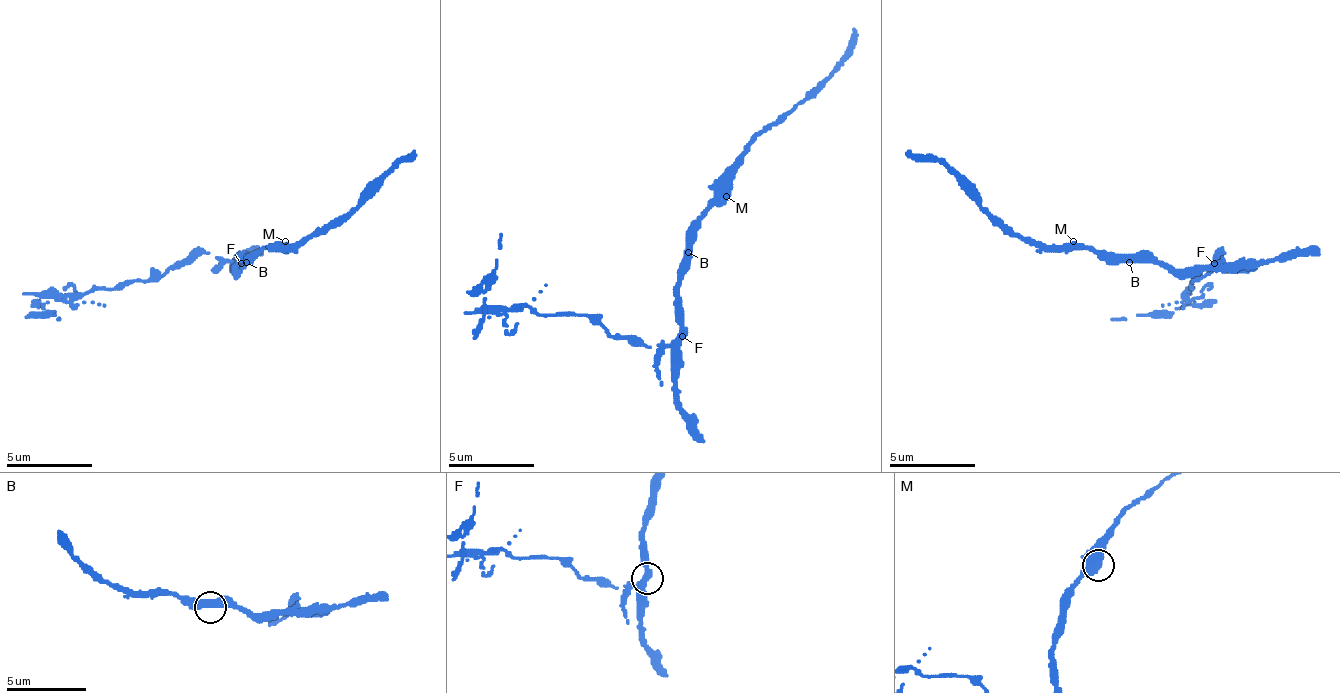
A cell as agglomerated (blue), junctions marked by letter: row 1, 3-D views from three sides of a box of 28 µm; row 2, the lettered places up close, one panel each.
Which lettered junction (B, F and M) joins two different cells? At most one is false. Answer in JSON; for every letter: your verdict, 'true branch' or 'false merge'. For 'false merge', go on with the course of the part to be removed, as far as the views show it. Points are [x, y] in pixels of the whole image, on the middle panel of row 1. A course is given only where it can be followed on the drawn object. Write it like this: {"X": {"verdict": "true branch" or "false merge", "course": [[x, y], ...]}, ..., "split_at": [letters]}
{"B": {"verdict": "true branch"}, "F": {"verdict": "false merge", "course": [[683, 337], [632, 346], [585, 316], [500, 307], [491, 316], [482, 294], [500, 235]]}, "M": {"verdict": "true branch"}, "split_at": ["F"]}

